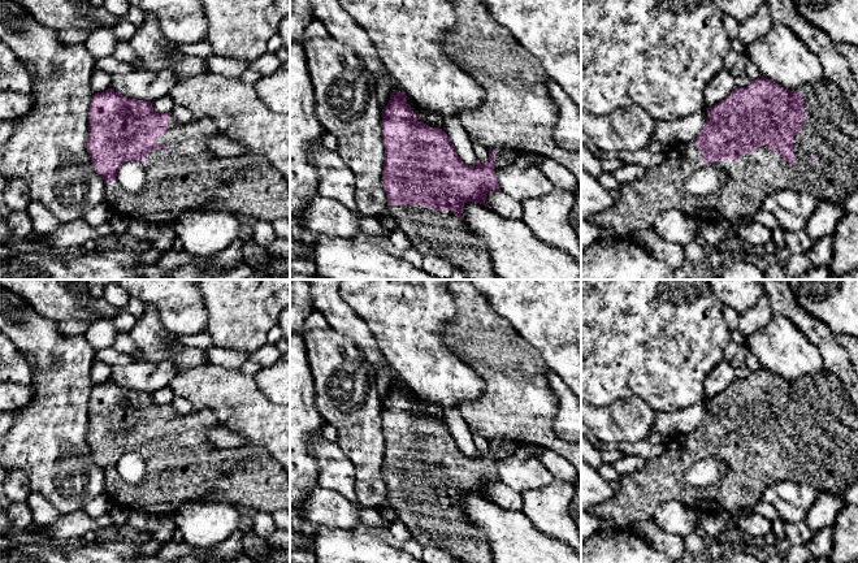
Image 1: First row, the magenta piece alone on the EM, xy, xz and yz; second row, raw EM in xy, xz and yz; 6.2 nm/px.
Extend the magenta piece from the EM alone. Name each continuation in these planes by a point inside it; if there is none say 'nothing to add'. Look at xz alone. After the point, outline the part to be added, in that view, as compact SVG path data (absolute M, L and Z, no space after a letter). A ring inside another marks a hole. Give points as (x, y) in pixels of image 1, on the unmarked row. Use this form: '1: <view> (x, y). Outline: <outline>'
1: xz (503, 447). Outline: M495 438L494 441L495 441L495 460L512 456L517 447L516 443L510 439Z
2: xz (440, 524). Outline: M387 497L387 504L422 547L443 549L463 563L494 563L485 533L473 527L452 502L432 502L425 497Z

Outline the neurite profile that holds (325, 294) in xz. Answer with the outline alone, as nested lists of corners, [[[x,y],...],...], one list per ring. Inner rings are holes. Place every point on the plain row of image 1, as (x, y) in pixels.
[[[341,280],[307,281],[309,283],[313,309],[321,312],[326,317],[332,329],[354,339],[360,352],[376,371],[387,367],[391,384],[403,382],[406,385],[400,374],[389,365],[368,325],[341,296]]]

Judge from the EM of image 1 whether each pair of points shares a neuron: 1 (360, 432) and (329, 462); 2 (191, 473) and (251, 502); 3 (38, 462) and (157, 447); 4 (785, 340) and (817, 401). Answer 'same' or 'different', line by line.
1: different
2: same
3: different
4: different

